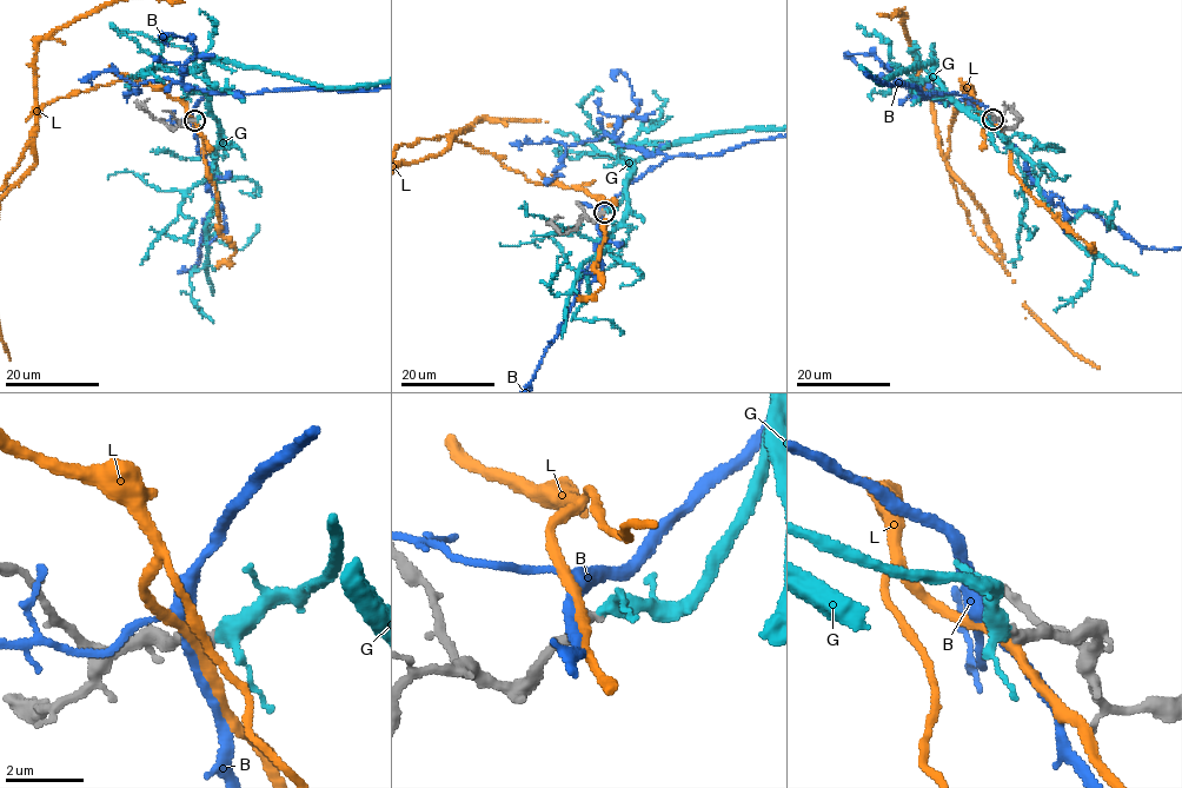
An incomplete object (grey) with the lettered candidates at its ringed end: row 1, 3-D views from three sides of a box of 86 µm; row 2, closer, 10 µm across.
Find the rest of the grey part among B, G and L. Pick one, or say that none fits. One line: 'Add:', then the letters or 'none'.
Add: G

